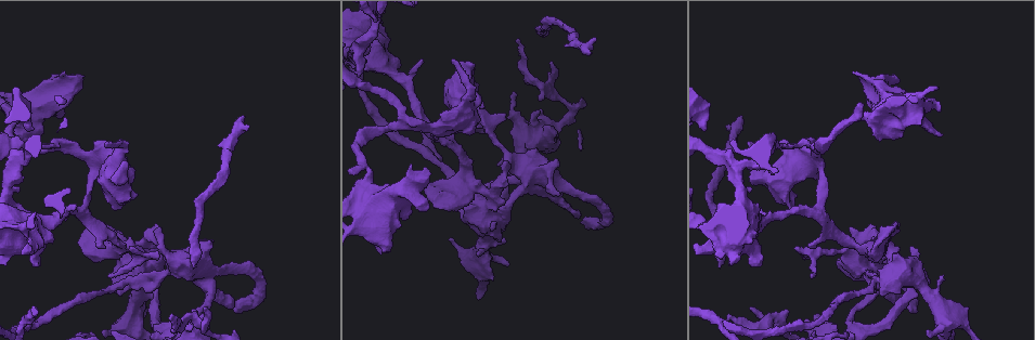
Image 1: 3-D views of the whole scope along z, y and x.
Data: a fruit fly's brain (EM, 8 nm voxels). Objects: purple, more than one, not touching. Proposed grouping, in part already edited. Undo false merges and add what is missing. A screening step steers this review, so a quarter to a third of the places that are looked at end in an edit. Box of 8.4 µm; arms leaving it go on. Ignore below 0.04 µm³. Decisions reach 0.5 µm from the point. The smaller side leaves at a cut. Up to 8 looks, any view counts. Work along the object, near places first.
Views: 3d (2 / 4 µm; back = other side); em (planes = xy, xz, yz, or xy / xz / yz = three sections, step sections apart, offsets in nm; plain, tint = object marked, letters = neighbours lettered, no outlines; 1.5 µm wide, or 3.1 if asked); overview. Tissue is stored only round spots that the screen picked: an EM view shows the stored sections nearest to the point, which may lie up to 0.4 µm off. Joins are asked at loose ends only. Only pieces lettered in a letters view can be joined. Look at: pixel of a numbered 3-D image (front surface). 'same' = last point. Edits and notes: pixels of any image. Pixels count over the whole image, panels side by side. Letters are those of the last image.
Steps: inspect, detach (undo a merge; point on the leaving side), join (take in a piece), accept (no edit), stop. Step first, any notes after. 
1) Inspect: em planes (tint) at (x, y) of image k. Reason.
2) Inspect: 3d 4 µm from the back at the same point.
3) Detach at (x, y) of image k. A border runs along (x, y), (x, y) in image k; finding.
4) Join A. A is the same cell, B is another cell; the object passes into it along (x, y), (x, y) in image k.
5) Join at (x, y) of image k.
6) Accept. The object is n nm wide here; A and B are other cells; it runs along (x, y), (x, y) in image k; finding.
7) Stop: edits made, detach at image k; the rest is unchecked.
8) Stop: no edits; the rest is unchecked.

Inspect: em yz step 8 (letters) at (588, 54) of image 1. Free end.

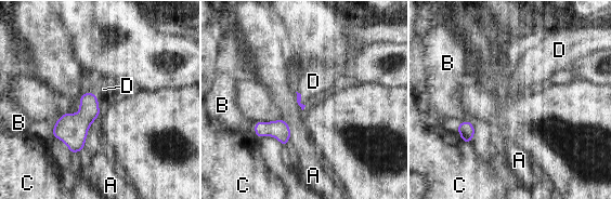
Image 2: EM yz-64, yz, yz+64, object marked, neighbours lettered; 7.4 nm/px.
Inspect: em xy step 4 (letters) at the same point.

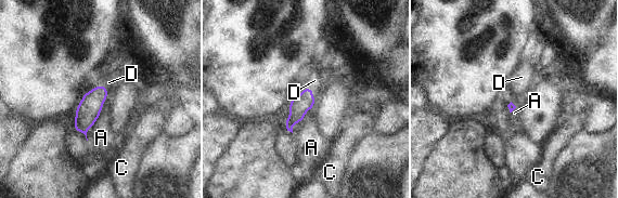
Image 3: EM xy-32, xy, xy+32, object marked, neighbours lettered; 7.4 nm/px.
Join D. D is the same cell, A and C are other cells; the object passes into it along (304, 102), (311, 90), (314, 80) in image 3; the neuron continues.

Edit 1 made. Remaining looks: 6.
Inspect: overview.

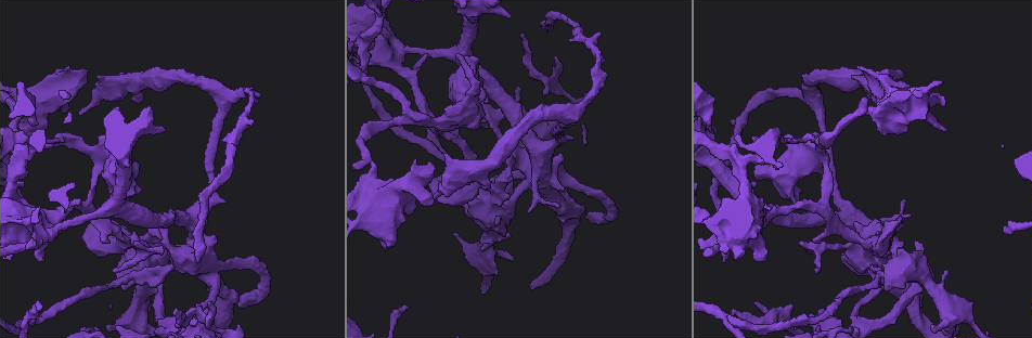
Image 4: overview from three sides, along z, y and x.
Inspect: 3d 2 µm at (801, 140) of image 4. Sharp bend.

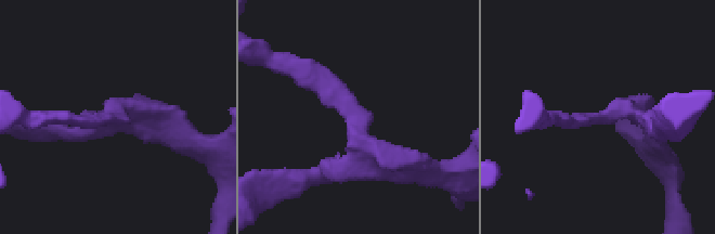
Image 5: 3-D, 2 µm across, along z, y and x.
Inspect: em planes (tint) at (602, 115) of image 5. The arms are 170, 180 nm wide; now the EM.

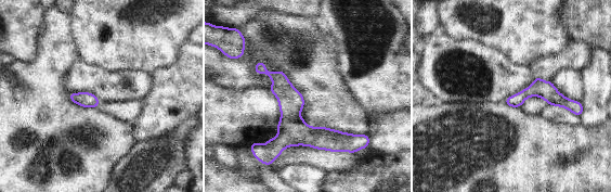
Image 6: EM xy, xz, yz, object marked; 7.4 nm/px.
Inspect: em planes (letters) at the same point. What lies round it.

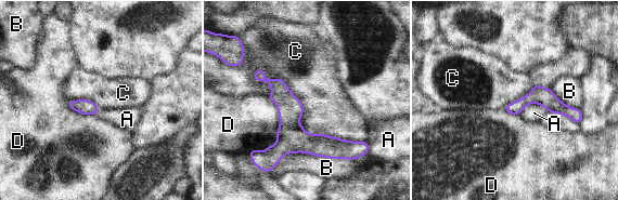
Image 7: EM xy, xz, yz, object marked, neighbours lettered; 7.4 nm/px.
Accept. The object is 100 nm wide here; A, B, C and D are other cells; one neuron here.

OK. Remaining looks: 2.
Inspect: em planes (letters) at (196, 260) of image 4. Long arm stops here.

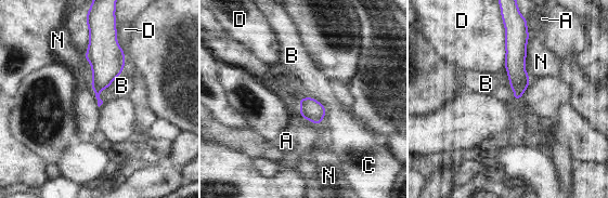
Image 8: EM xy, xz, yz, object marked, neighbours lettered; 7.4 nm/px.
Accept. A, B, C, D and N are other cells; a border runs along (309, 95), (326, 109) in image 8; none of them fits.

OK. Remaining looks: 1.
Stop: edits made, join at image 3; the rest is unchecked.

